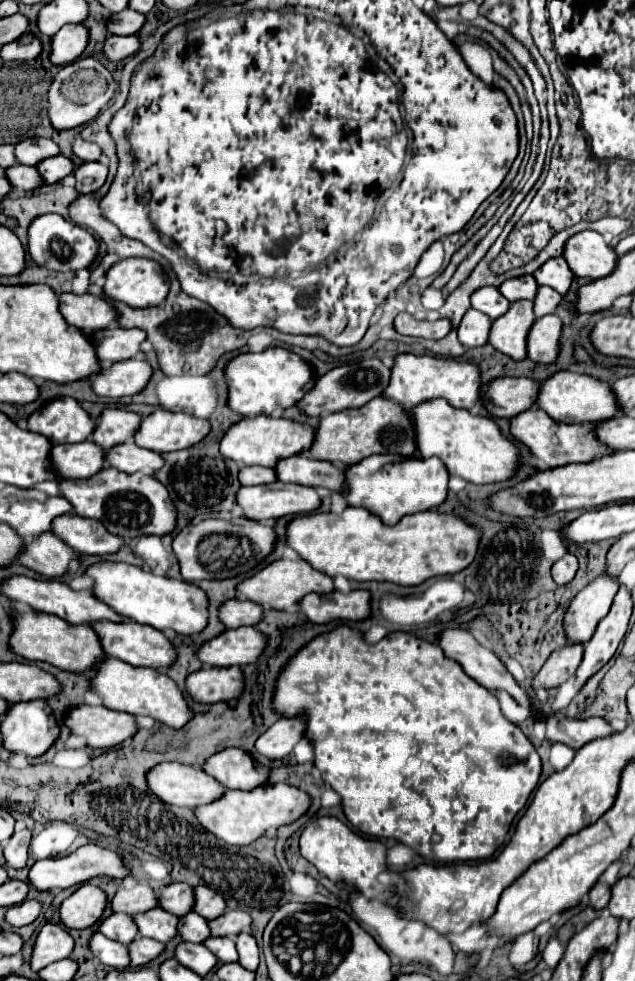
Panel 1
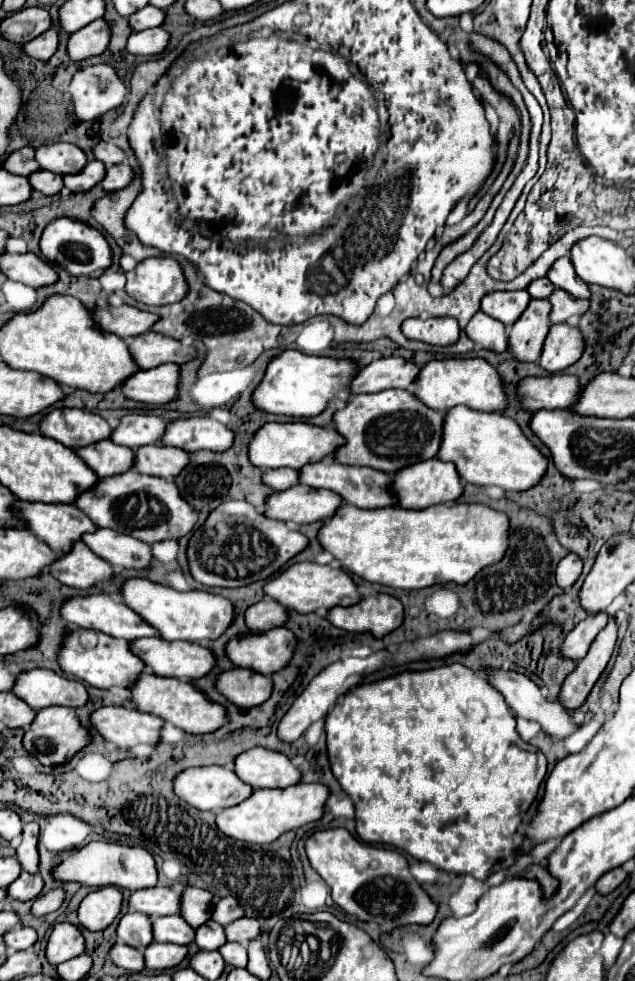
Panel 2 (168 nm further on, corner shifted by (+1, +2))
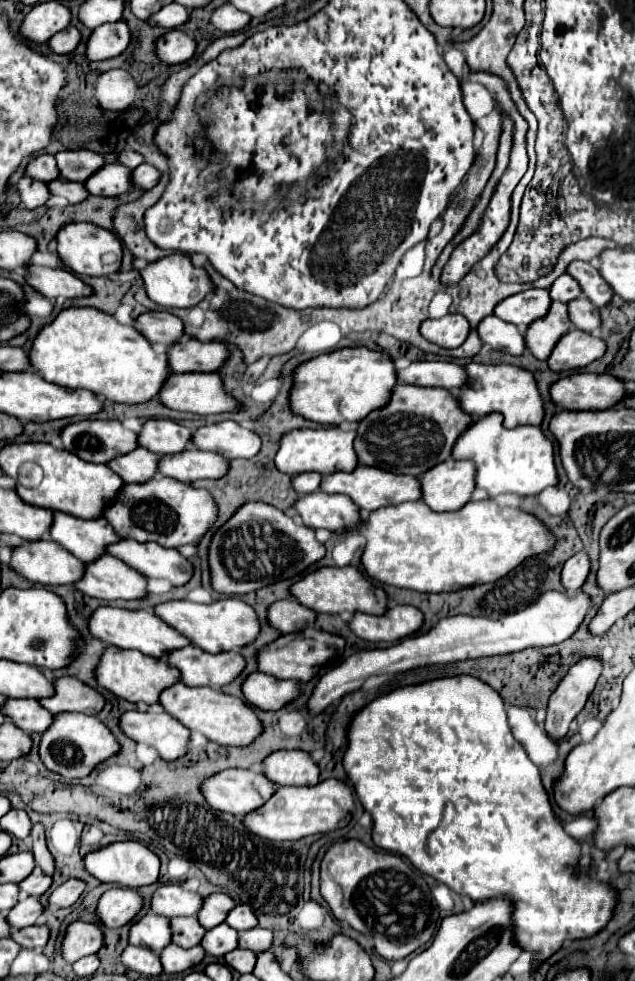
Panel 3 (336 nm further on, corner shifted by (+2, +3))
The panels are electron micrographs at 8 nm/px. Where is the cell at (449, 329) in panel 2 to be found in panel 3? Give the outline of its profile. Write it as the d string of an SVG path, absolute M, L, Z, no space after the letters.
M446 314L438 320L424 320L420 334L442 348L458 348L468 336L470 324L462 314Z

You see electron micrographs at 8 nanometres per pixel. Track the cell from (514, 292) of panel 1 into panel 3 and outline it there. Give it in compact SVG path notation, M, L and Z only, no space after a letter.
M562 274L558 276L552 286L548 288L550 292L550 298L552 300L560 300L560 302L568 302L568 300L574 300L578 298L582 292L580 292L580 286L576 286L574 280L570 280L568 274Z

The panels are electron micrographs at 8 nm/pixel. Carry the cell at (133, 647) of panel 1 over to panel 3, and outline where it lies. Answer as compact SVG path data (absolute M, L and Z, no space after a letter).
M198 646L170 650L168 664L180 672L180 680L188 686L222 688L232 682L244 668L244 658L238 652L210 654Z

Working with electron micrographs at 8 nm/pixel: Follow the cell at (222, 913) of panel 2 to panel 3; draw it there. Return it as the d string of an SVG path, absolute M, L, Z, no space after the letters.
M236 904L230 912L228 912L228 918L224 920L230 928L238 930L238 932L244 932L248 928L254 928L258 924L254 912L250 910L250 906L246 904Z

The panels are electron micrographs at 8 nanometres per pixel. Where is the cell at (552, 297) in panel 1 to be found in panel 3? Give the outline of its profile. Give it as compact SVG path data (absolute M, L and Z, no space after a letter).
M578 296L568 302L568 316L572 326L584 332L594 332L600 326L600 320L598 320L600 314L596 312L594 304L586 296Z

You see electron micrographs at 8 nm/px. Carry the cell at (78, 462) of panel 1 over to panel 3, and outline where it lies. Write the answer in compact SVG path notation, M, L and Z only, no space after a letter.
M138 446L128 454L112 458L108 462L108 468L116 472L126 484L132 484L132 482L150 480L156 472L156 462L158 462L158 454Z

